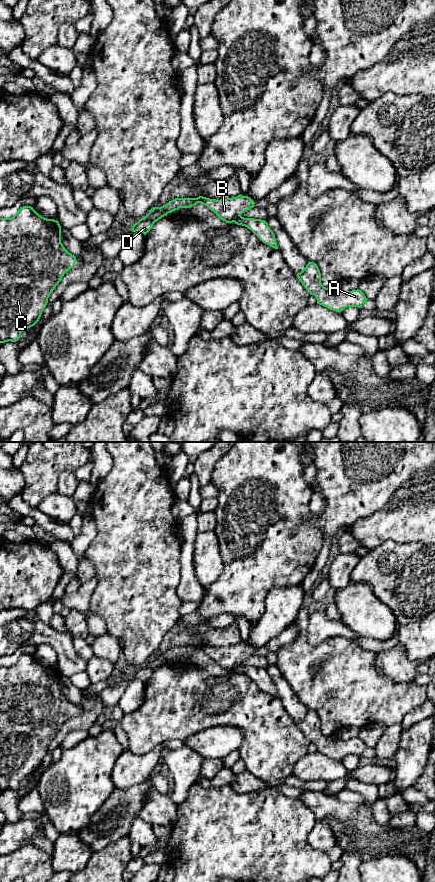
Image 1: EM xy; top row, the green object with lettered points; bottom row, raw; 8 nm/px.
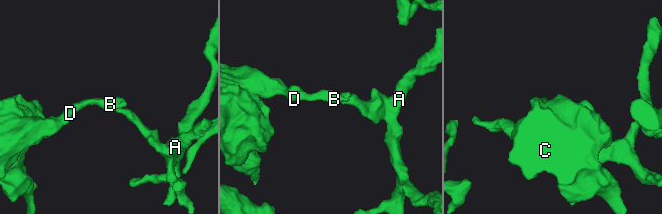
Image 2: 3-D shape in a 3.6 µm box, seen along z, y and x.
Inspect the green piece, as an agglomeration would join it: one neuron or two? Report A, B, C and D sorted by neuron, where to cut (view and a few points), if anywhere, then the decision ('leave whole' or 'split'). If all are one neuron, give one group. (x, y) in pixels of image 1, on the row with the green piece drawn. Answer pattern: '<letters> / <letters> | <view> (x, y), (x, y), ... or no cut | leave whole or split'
A / B C D | xy (241, 216), (238, 216), (233, 221) | split

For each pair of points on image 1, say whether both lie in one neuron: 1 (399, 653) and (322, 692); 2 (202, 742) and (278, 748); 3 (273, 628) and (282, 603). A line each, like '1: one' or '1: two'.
1: two
2: two
3: one

